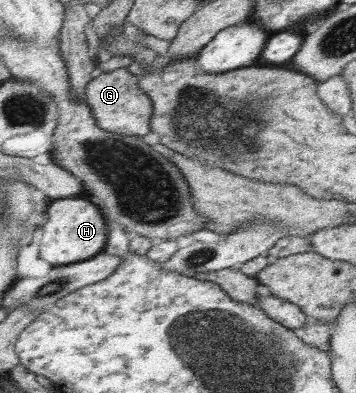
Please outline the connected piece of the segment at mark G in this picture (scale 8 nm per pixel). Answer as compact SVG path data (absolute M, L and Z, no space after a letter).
M126 67L107 73L98 71L89 83L83 101L92 108L97 123L105 131L129 136L149 135L153 130L154 107L143 88L143 77L133 75Z

